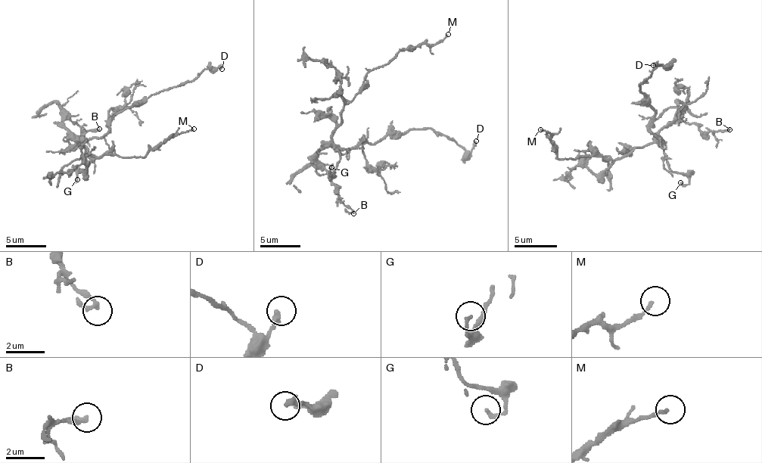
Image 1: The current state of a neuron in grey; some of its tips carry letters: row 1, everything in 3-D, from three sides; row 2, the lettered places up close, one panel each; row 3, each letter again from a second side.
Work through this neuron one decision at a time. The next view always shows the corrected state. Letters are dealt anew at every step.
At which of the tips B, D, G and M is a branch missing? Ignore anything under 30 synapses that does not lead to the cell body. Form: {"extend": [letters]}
{"extend": []}

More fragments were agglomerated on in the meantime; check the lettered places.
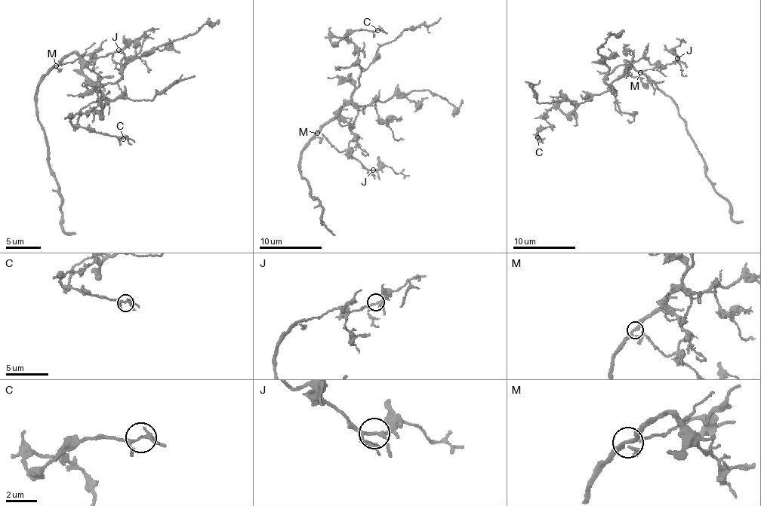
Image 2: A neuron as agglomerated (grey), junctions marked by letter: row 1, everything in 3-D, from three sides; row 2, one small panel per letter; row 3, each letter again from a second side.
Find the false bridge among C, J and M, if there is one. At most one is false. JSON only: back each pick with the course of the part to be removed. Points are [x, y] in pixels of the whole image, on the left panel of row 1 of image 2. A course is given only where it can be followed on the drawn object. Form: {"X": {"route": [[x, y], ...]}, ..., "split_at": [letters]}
{"split_at": []}

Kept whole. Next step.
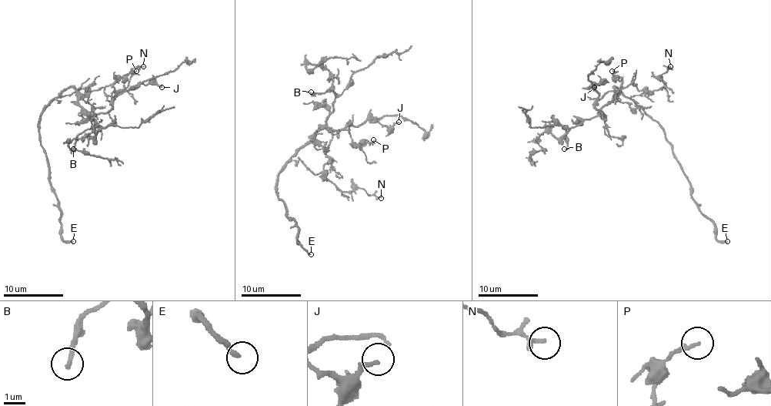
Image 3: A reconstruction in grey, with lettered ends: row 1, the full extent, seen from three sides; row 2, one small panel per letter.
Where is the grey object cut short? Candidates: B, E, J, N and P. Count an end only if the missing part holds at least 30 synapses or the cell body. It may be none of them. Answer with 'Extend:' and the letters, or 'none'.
Extend: E

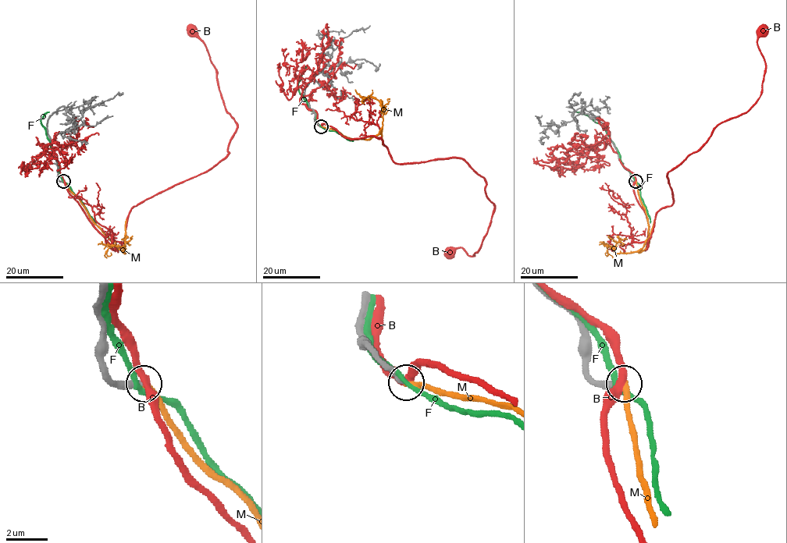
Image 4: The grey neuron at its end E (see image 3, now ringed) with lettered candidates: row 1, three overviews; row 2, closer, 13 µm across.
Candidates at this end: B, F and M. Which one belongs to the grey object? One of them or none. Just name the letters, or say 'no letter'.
M

